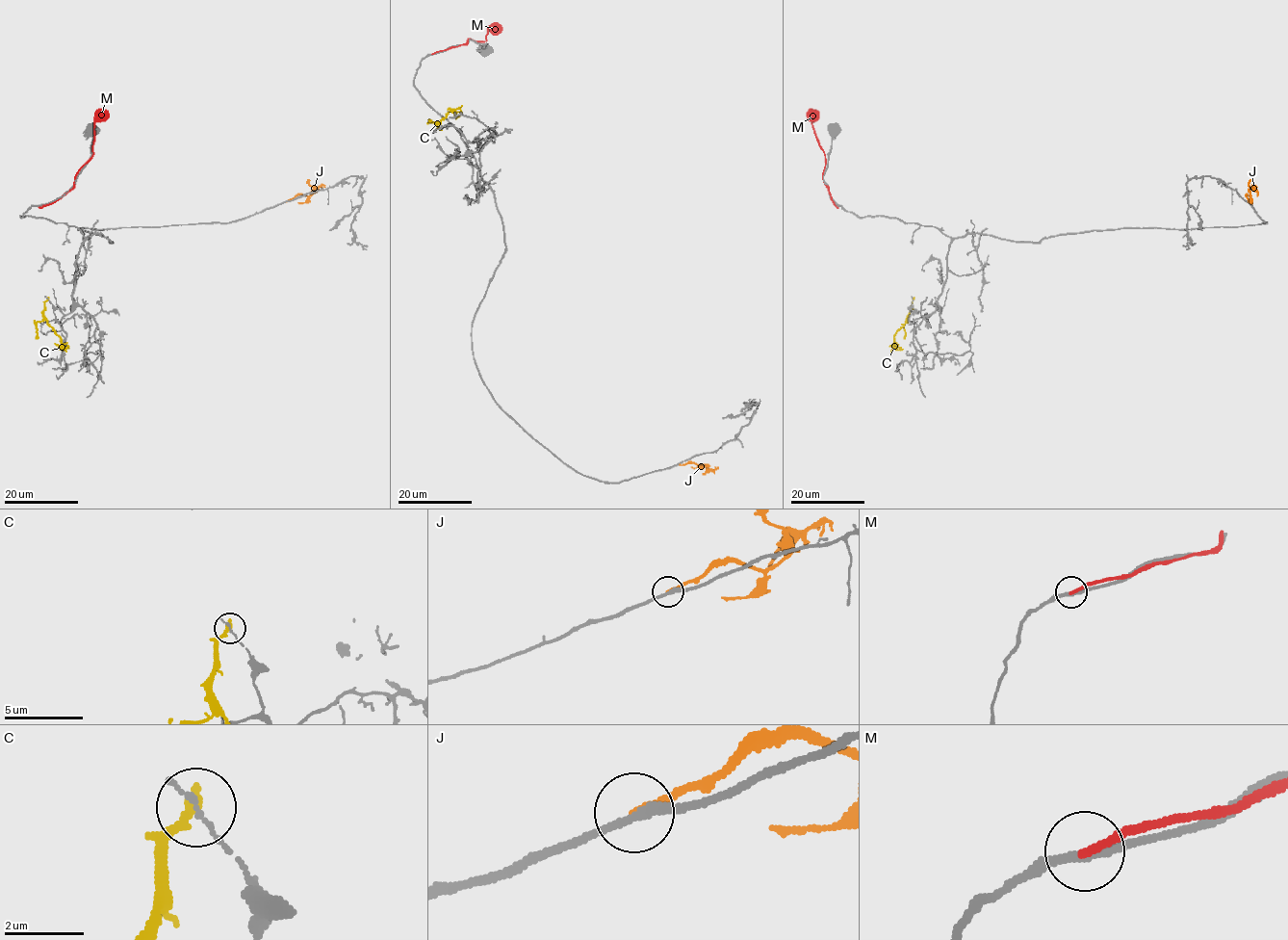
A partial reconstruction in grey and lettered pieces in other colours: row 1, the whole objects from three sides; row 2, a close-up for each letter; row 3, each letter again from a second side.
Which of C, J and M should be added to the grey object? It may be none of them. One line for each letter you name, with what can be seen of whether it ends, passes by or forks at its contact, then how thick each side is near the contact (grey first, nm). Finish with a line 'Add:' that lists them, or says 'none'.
Add: none

